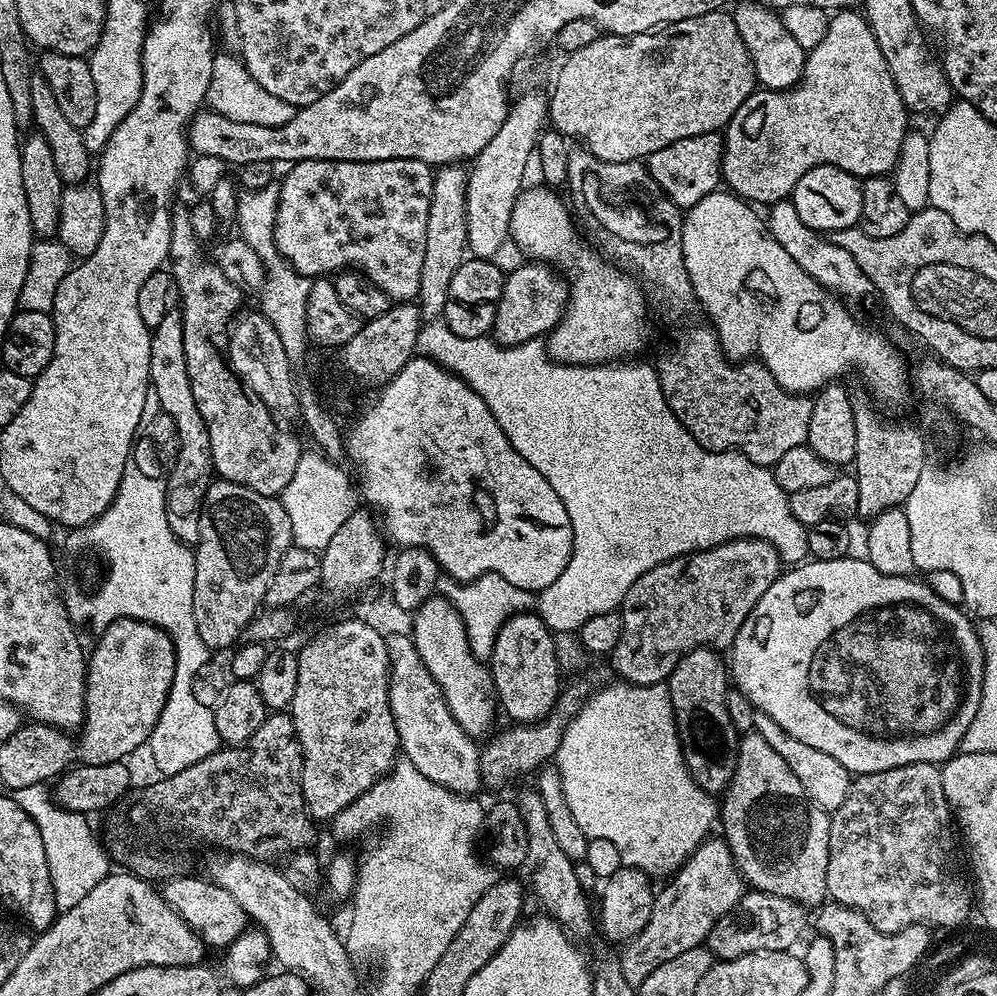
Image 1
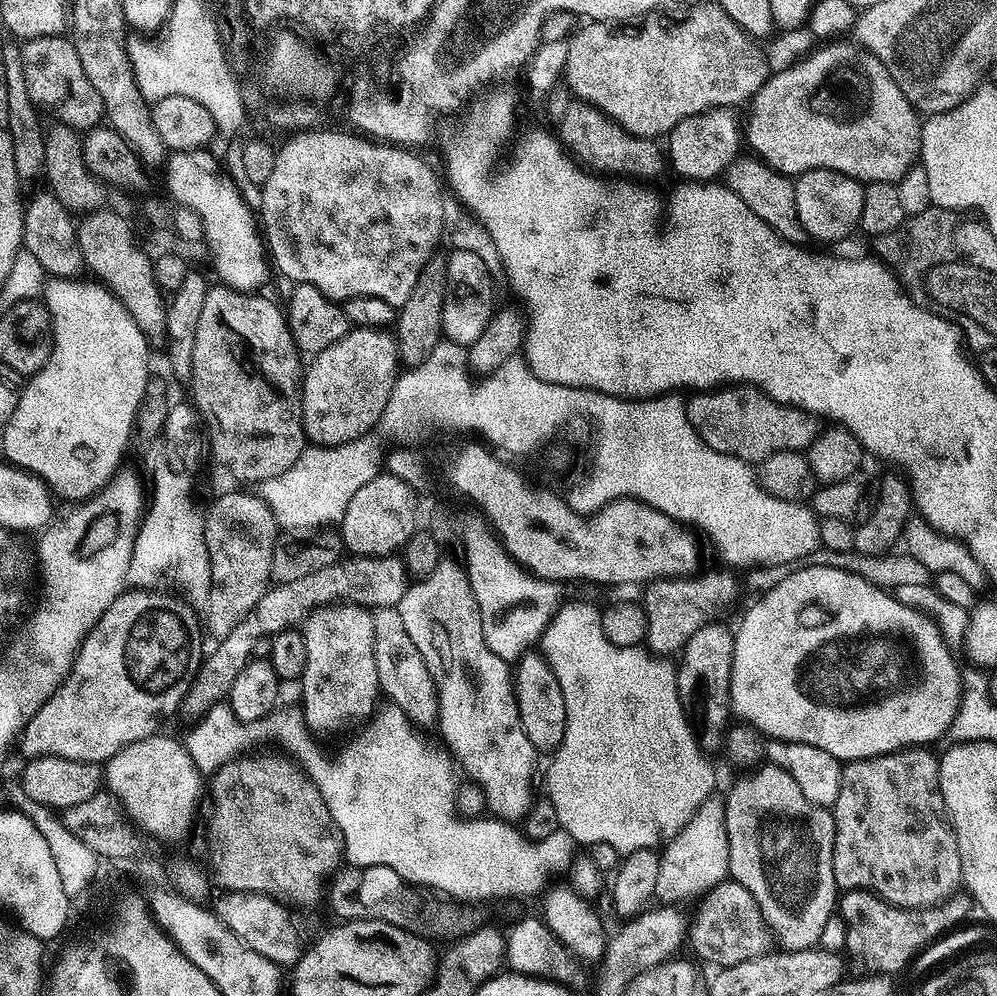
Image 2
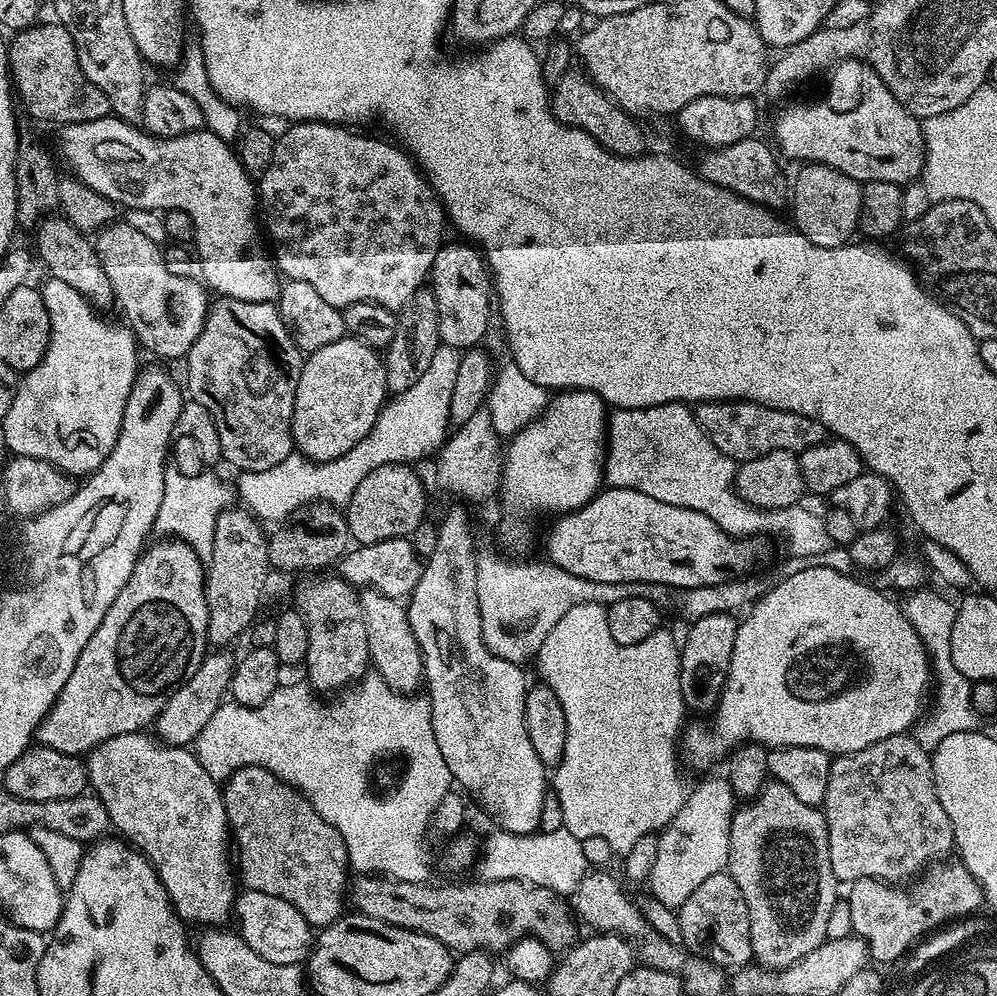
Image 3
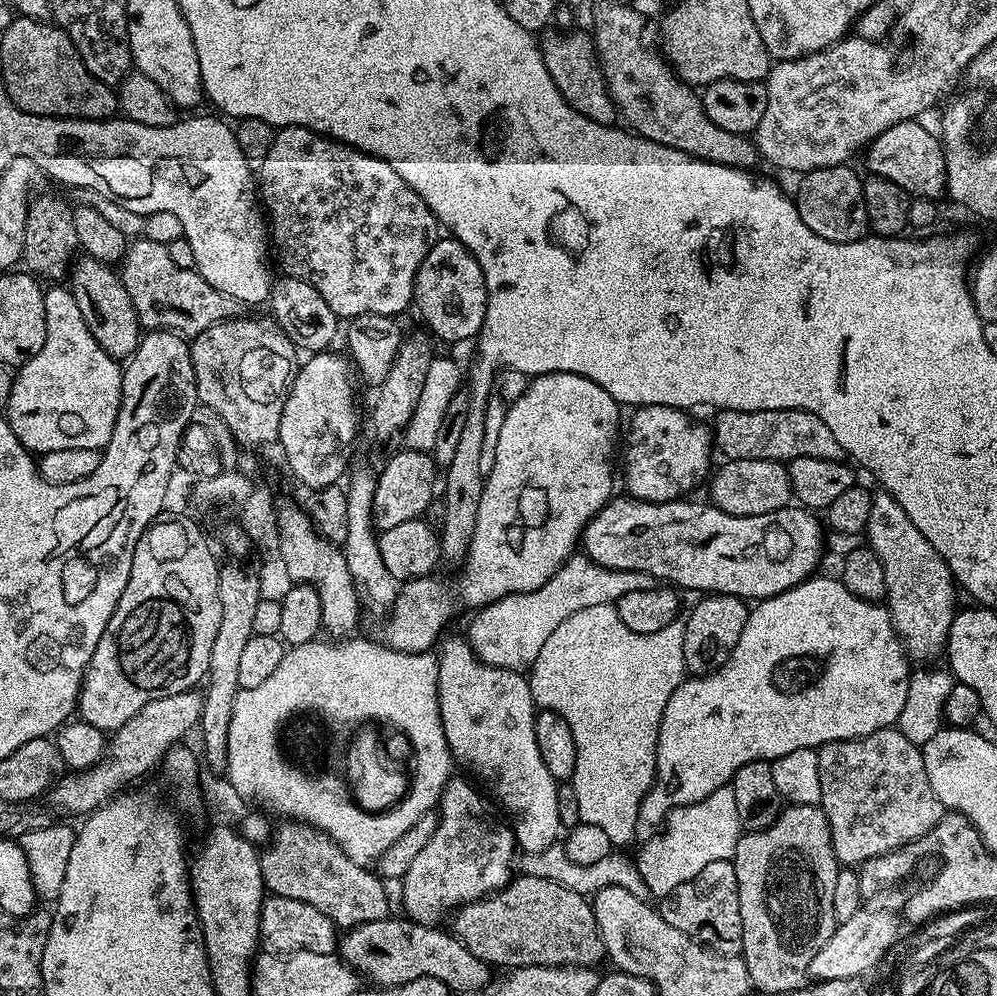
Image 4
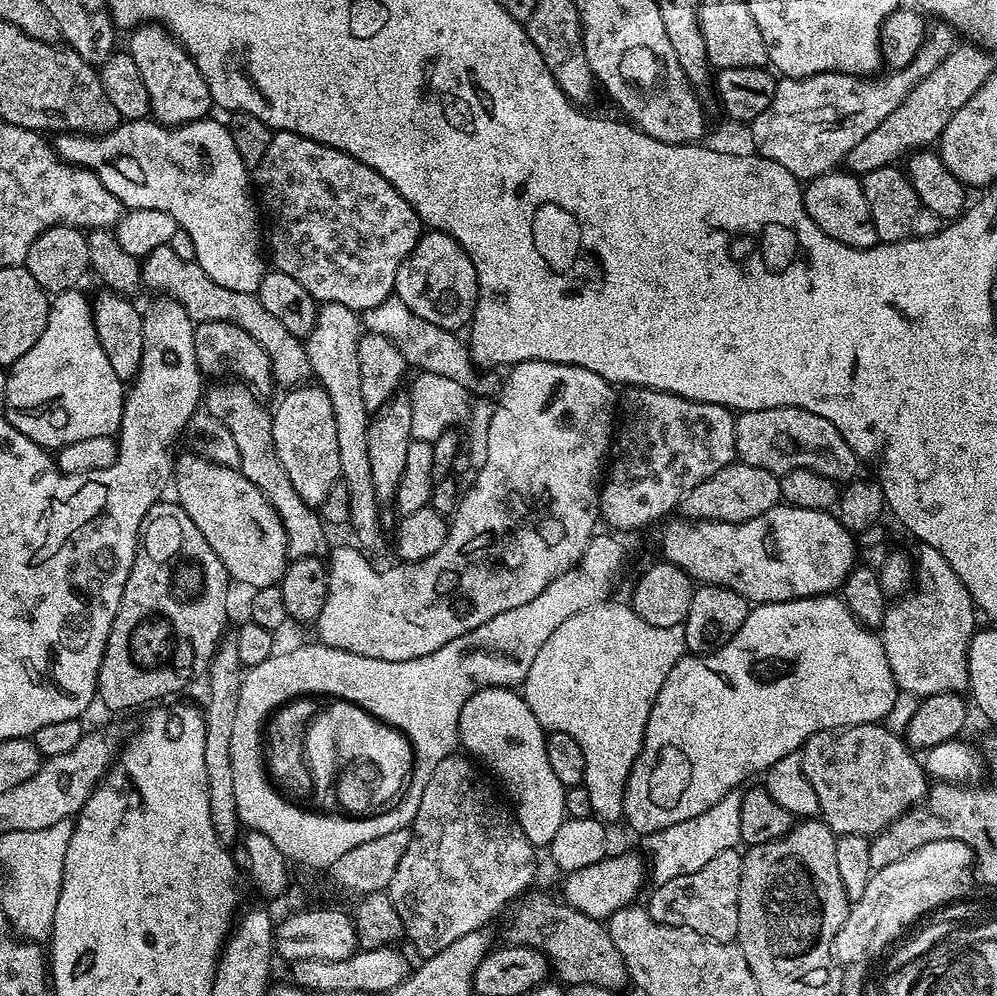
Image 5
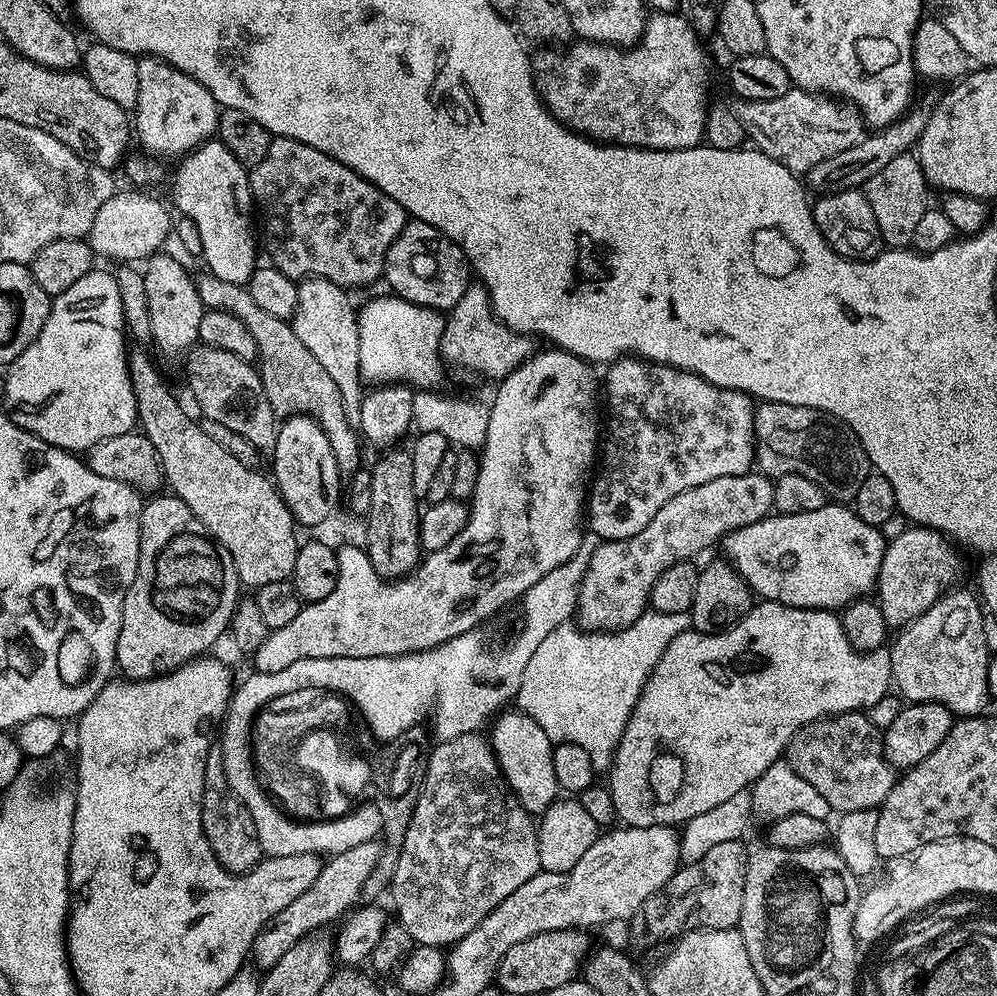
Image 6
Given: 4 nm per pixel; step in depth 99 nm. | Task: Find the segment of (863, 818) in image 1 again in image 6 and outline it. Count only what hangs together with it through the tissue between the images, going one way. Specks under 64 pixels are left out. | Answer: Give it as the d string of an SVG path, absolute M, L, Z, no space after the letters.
M863 711L843 712L837 716L826 716L810 722L794 734L786 749L786 762L798 774L826 798L833 813L871 812L879 809L880 803L890 794L898 779L897 769L884 756L884 737L881 729L870 722L870 718Z

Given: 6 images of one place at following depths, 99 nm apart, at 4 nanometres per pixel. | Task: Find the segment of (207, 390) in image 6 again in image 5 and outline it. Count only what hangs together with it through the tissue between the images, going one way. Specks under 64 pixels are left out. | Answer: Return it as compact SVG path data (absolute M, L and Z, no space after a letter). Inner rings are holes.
M216 382L205 398L203 407L234 437L238 446L240 474L250 480L269 500L270 506L277 511L288 543L288 555L292 560L307 556L320 556L323 548L329 547L326 525L317 509L298 498L298 490L286 478L282 462L278 462L278 450L274 450L274 430L272 412L263 404L261 397L243 382ZM232 383L232 384L224 384ZM260 399L260 400L259 400ZM328 544L328 545L327 545Z

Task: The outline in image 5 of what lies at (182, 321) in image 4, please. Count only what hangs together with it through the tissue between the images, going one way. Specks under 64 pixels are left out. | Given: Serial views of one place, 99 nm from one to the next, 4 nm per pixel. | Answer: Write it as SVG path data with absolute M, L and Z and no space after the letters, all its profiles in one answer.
M170 245L158 246L158 250L143 257L142 284L145 289L153 288L156 294L177 300L186 310L186 314L190 314L193 322L205 324L221 320L246 330L246 334L250 334L250 338L254 338L254 342L258 342L258 346L266 350L272 363L272 378L277 385L285 384L283 387L291 390L303 385L312 376L304 340L290 334L290 330L286 330L286 326L282 326L278 318L273 318L266 311L266 306L262 306L255 292L230 290L226 286L218 286L218 282L214 282L214 278L210 278L210 274L206 274L206 270L202 270L200 264L195 260L178 258L178 254L174 254Z

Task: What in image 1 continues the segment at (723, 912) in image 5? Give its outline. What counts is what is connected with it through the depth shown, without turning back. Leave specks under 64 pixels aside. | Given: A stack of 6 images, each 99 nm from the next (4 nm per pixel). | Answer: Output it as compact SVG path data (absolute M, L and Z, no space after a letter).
M755 890L745 891L743 898L717 922L714 930L710 930L706 946L717 961L737 960L742 954L755 952L787 952L801 943L804 912L805 905L794 900Z

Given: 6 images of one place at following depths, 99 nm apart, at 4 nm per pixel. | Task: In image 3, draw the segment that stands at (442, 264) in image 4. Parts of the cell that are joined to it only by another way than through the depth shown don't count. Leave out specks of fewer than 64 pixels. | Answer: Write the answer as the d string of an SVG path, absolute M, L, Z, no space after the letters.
M448 242L441 246L430 273L430 287L440 315L441 345L457 350L474 348L481 343L490 314L489 297L494 290L485 257L471 243L462 243Z

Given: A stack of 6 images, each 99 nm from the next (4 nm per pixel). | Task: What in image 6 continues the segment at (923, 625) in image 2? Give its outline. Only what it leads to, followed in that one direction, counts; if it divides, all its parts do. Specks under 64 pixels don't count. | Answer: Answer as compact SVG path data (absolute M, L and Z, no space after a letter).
M756 602L737 624L732 624L719 632L689 630L678 634L678 638L674 638L674 642L666 646L662 658L658 658L652 673L648 676L642 694L630 714L626 730L618 742L616 753L612 755L612 766L606 772L608 788L612 791L612 808L620 815L619 823L629 828L683 826L690 818L698 818L698 814L714 810L714 806L726 802L726 798L755 784L757 778L770 765L777 763L785 755L788 743L792 741L794 734L798 734L800 728L826 716L873 708L883 696L889 695L892 687L888 659L875 652L854 650L854 646L846 642L846 634L840 625L840 616L826 608L791 608L785 604Z

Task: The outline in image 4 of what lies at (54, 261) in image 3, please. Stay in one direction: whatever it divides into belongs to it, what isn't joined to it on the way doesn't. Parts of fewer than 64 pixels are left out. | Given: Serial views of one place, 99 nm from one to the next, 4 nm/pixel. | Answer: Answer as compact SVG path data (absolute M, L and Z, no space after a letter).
M81 255L70 269L70 291L74 302L78 302L78 310L82 310L82 318L94 334L94 342L106 350L117 362L124 362L135 353L142 339L140 319L134 310L134 302L130 302L130 294L126 294L126 286L119 275L109 265L98 262L93 256Z

